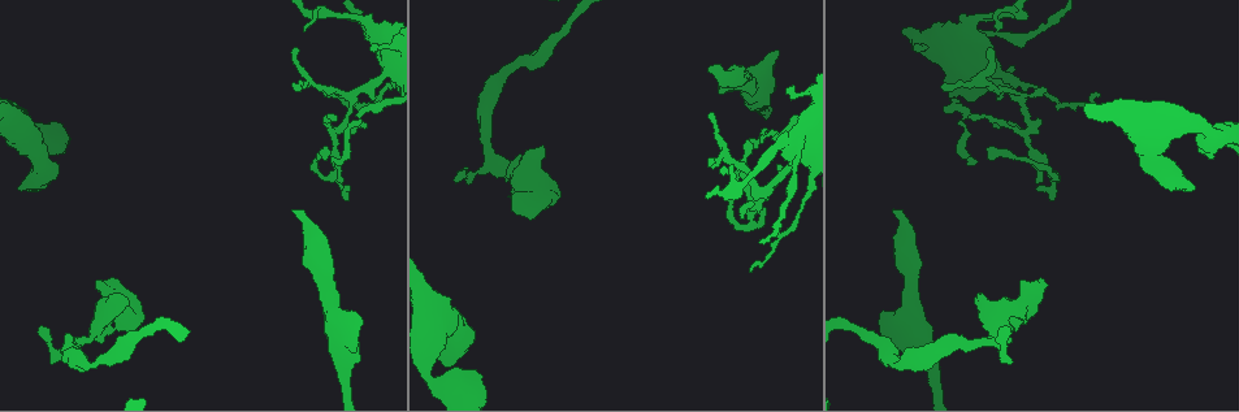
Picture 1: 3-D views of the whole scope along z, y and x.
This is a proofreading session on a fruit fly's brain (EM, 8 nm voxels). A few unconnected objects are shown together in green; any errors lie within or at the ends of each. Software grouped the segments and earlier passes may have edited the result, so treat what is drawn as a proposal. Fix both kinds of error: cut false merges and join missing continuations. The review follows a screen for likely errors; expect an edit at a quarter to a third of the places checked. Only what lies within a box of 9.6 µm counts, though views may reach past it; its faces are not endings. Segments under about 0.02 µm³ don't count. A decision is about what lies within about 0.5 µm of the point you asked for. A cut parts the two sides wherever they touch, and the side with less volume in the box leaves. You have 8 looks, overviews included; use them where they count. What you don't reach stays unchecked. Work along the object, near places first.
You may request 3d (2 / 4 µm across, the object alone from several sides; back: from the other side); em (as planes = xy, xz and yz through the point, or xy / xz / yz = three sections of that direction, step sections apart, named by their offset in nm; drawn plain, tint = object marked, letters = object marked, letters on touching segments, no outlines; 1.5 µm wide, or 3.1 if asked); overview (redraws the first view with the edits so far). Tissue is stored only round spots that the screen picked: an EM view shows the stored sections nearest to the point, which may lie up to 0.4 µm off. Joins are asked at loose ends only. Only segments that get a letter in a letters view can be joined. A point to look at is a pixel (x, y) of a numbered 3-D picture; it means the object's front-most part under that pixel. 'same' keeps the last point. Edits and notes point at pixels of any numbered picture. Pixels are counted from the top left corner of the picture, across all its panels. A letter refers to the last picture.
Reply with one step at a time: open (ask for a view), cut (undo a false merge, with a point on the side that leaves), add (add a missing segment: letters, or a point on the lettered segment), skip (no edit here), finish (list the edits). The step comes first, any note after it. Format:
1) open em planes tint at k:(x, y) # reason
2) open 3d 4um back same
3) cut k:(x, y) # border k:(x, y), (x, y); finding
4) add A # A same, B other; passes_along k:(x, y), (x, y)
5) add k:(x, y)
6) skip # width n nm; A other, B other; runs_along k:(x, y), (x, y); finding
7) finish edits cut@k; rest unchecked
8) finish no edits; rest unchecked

open 3d 4um at 1:(458, 178) # thin end

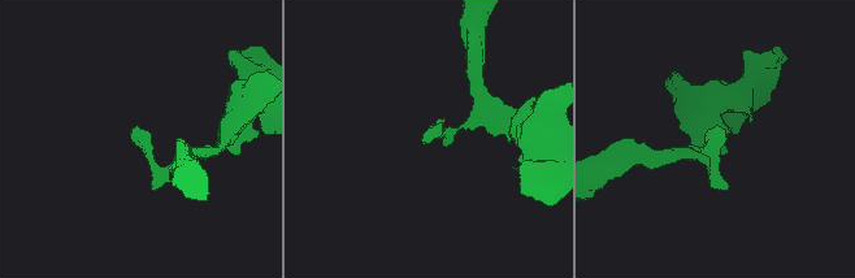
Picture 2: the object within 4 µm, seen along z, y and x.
open em planes letters at 2:(715, 126)

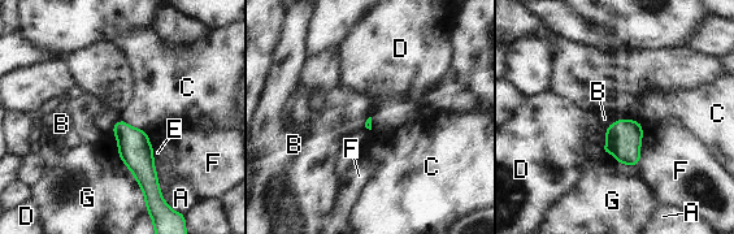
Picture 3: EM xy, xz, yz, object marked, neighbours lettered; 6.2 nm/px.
skip # A other, B other, C other, D other, E other, F other, G other; border 3:(611, 122), (635, 120), (643, 126); no lettered segment goes on from it

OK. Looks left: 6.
open 3d 4um at 1:(1098, 97)

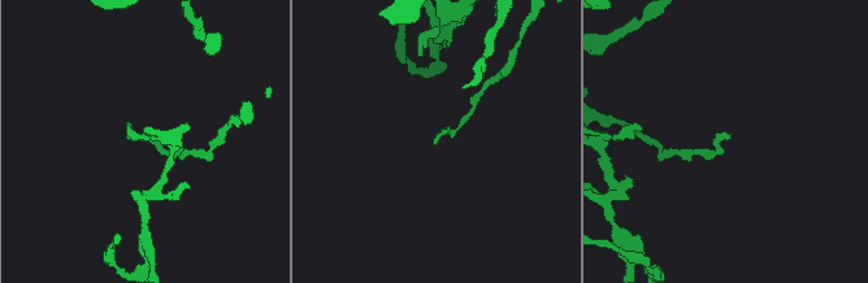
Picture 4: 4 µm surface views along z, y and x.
open em yz step 4 tint at 4:(730, 139)

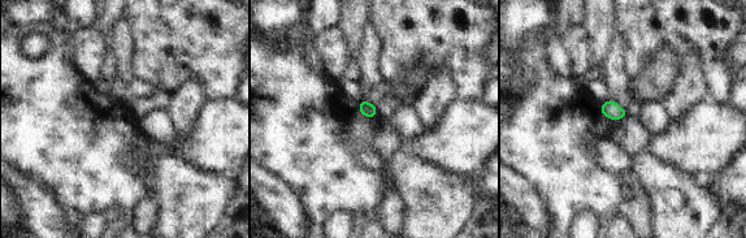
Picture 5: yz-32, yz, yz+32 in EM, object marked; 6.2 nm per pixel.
open em planes letters same

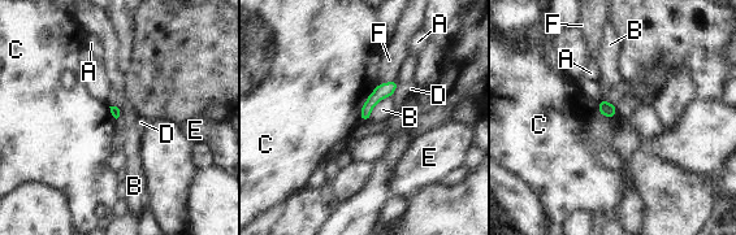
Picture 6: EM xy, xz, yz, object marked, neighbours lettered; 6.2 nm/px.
skip # A other, B other, C other, D other, E other, F other; border 6:(377, 83), (362, 108), (362, 121); no lettered segment goes on from it

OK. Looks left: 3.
open 3d 4um at 1:(369, 48) # stops while still wide

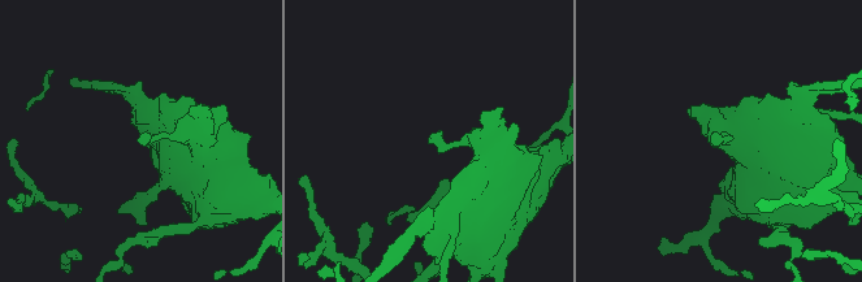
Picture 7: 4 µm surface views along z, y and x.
open em yz step 8 tint at 7:(724, 139) # need the tissue

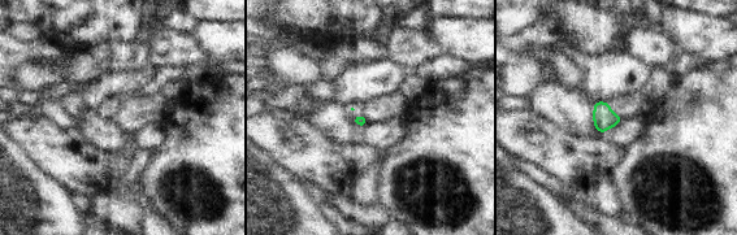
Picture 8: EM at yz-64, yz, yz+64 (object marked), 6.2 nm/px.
open em planes letters same

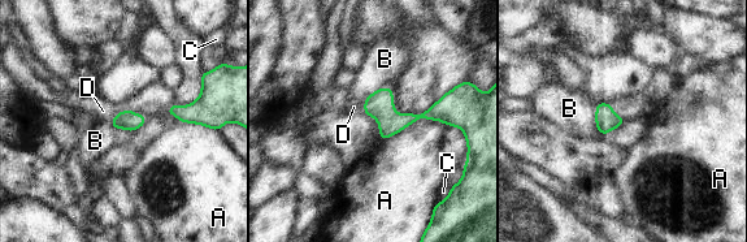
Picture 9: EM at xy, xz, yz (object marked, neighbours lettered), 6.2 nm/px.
add D # A other, B other, C other, D same; passes_along 9:(379, 106), (364, 106), (354, 107); the neuron continues

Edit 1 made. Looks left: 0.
finish edits add@9; rest unchecked

